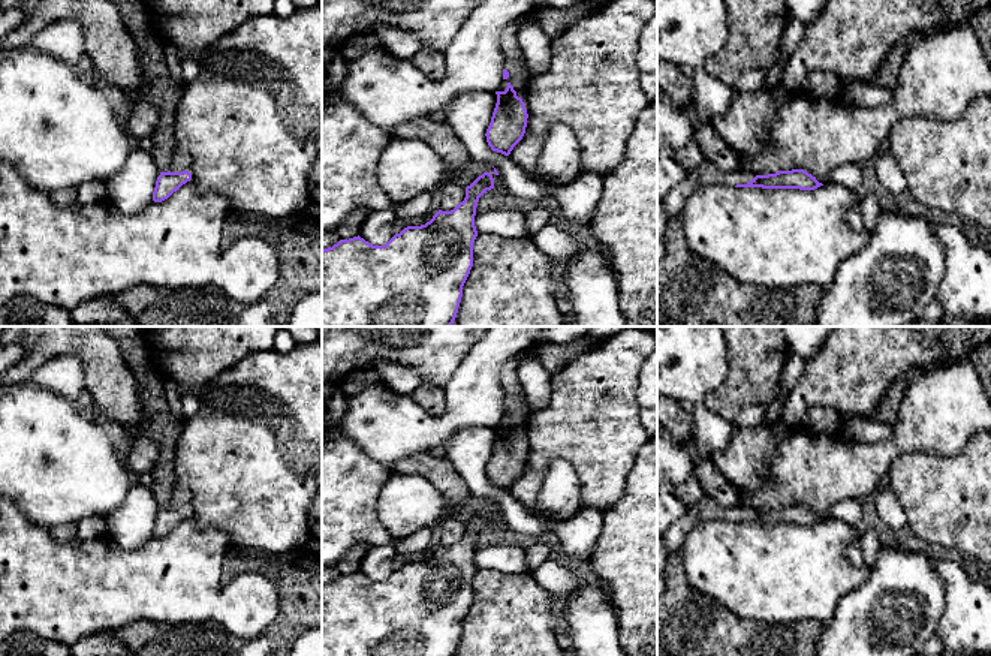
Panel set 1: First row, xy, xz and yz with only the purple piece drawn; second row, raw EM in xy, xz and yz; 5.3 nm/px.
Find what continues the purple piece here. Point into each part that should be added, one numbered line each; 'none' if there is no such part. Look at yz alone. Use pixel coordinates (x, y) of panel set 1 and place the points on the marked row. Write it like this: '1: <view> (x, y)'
1: yz (705, 174)

